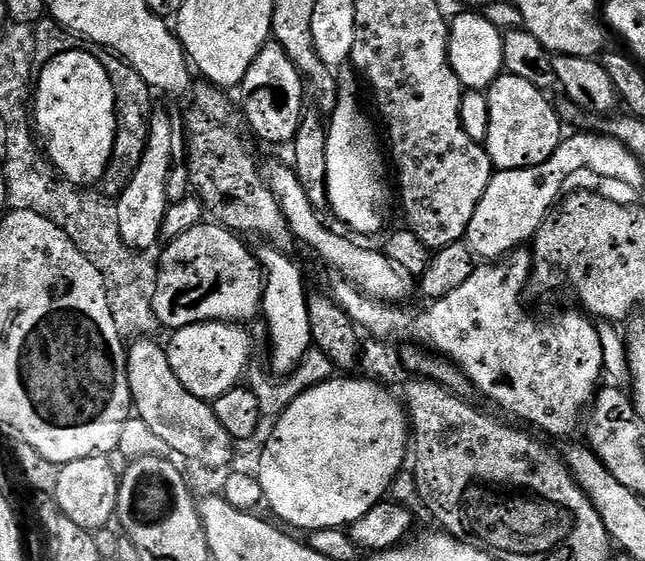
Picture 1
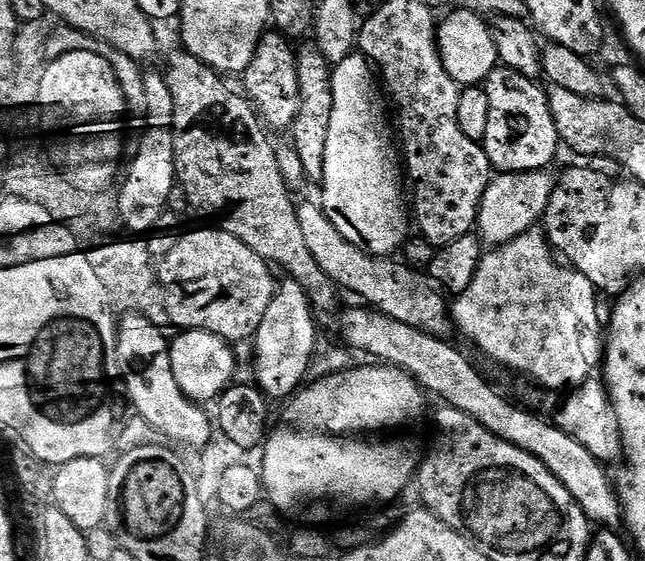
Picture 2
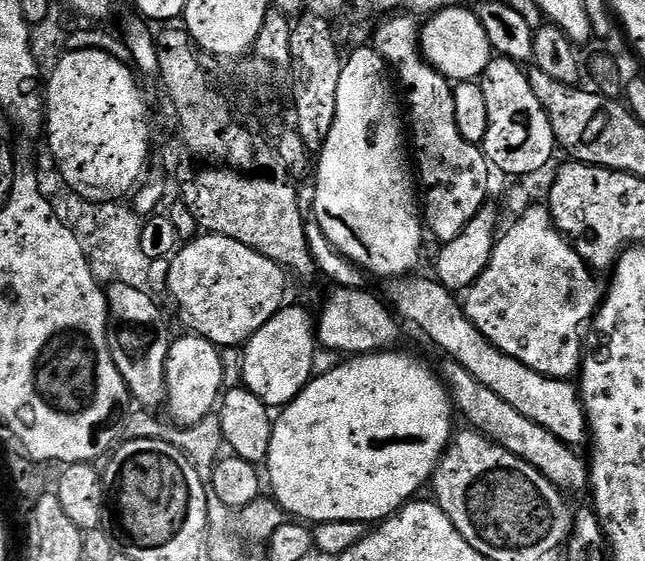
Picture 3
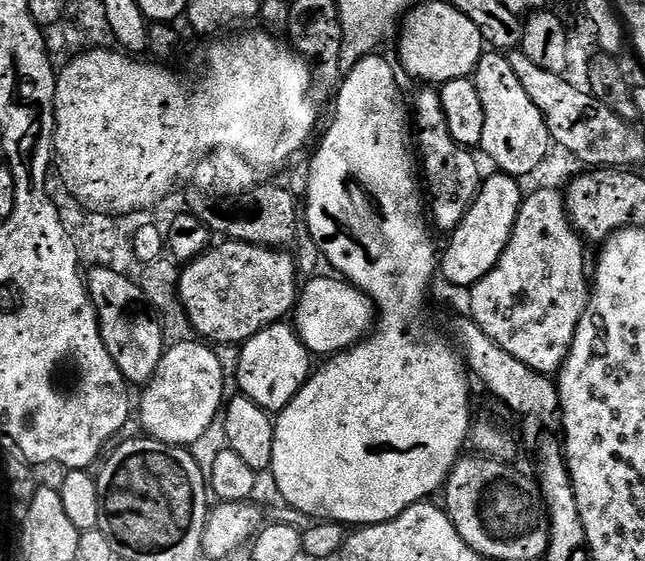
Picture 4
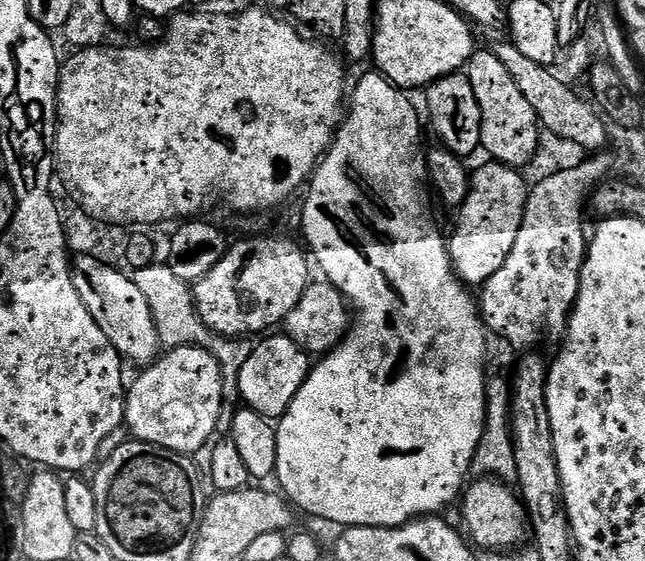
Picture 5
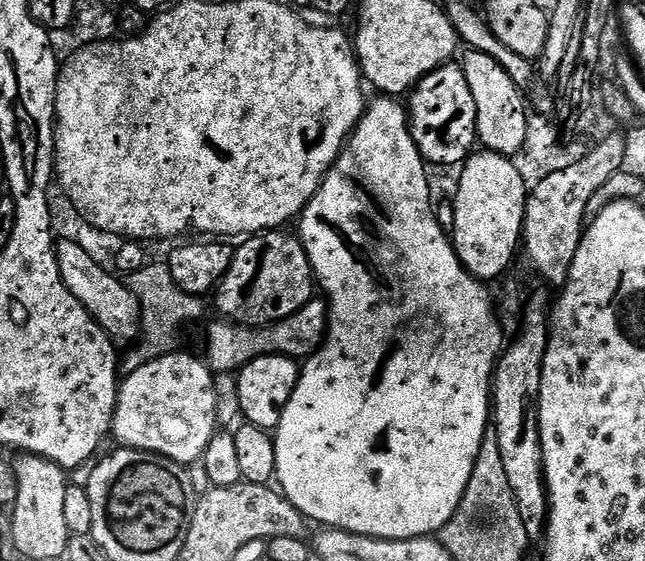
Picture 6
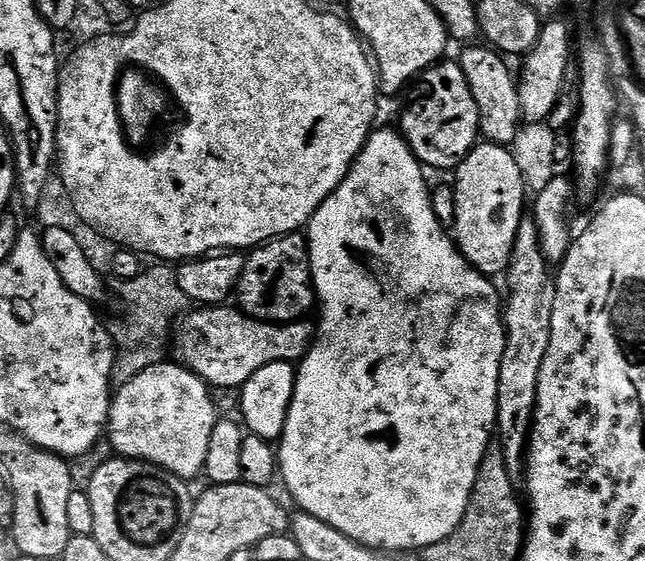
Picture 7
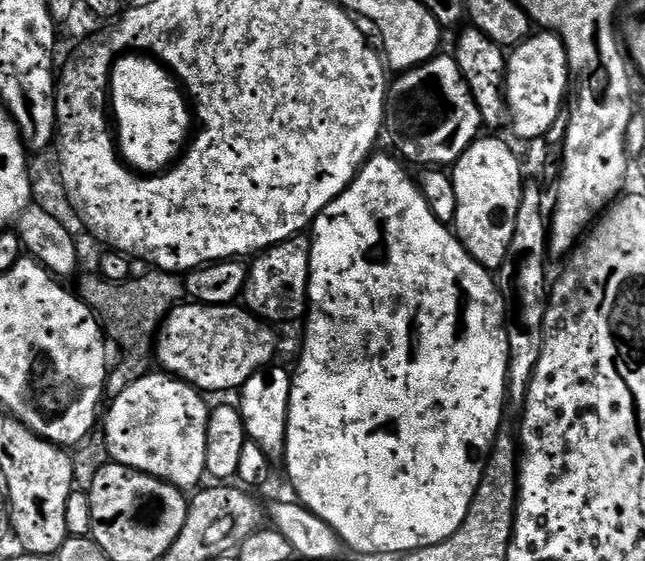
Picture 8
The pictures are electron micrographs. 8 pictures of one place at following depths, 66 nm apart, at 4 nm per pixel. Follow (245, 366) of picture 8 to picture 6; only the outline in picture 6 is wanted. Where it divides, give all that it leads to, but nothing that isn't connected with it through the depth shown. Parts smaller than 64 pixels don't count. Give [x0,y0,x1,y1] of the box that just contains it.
[206,298,329,373]

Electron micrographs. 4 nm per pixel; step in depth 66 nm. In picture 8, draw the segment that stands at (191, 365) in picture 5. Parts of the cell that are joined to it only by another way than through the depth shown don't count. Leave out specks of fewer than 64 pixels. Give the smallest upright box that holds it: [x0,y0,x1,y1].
[102,370,210,490]

